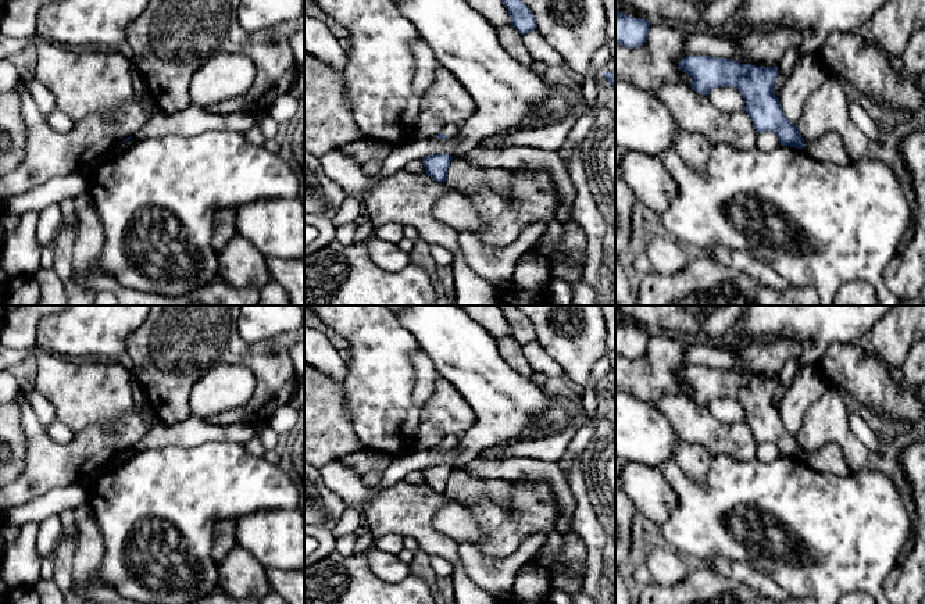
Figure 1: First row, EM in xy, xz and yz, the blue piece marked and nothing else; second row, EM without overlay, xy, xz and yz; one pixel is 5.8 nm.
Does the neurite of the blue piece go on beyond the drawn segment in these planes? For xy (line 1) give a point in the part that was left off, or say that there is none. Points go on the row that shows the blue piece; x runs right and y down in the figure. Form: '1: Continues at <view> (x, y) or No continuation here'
1: No continuation here

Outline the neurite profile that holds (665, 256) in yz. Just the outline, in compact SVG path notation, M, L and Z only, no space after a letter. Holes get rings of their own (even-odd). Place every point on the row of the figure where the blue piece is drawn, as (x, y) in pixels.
M665 233L653 237L644 254L649 257L651 269L661 275L682 272L690 258L678 242Z

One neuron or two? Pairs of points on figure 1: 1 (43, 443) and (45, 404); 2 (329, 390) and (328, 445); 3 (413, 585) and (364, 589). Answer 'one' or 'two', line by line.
1: two
2: one
3: one

